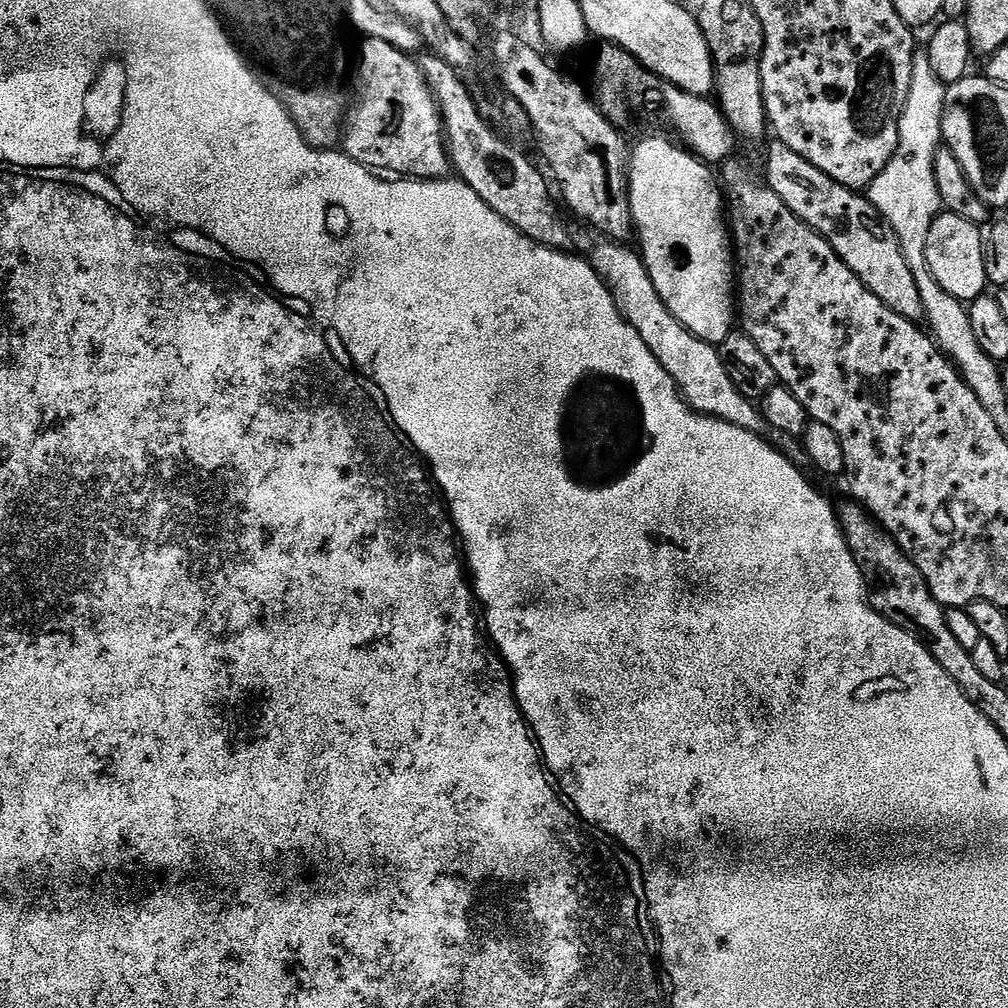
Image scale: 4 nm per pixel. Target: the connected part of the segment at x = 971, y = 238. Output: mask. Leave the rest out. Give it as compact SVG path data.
M944 210L934 218L930 226L930 238L926 238L926 262L930 266L930 274L954 298L962 302L977 300L985 295L989 287L986 278L986 262L982 258L981 225L970 222L958 214Z

